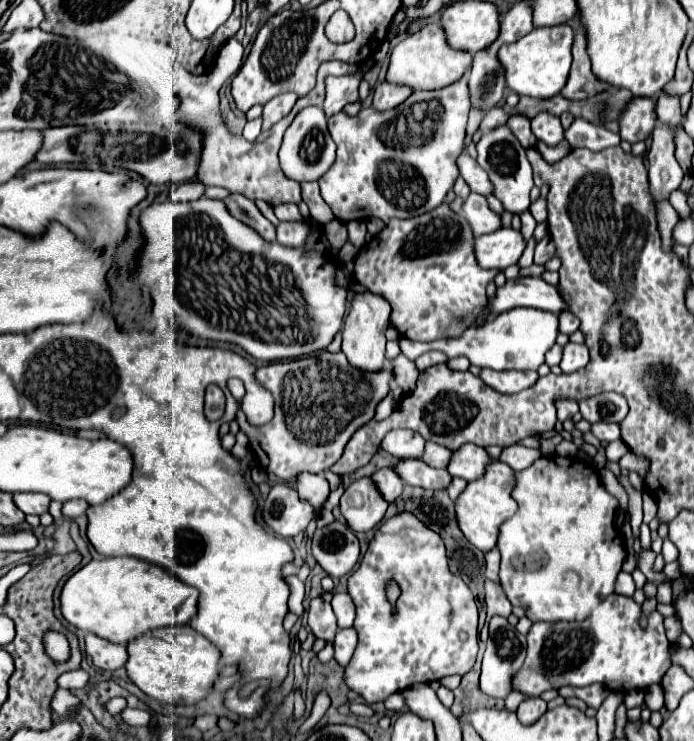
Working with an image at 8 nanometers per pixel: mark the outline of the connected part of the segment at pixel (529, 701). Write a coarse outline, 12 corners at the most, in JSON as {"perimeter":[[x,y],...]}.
{"perimeter":[[526,698],[518,706],[522,724],[536,722],[546,712],[542,698]]}

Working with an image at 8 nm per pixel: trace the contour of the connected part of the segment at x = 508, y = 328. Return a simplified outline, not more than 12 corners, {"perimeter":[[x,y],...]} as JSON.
{"perimeter":[[512,308],[456,340],[400,340],[492,370],[538,370],[558,316]]}

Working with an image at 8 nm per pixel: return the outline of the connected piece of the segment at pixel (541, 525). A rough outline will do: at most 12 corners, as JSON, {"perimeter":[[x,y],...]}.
{"perimeter":[[590,462],[514,472],[500,586],[530,622],[586,620],[626,560]]}

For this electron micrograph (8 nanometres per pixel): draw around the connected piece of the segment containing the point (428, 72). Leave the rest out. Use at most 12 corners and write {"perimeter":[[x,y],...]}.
{"perimeter":[[438,24],[394,46],[386,82],[438,90],[472,68]]}

